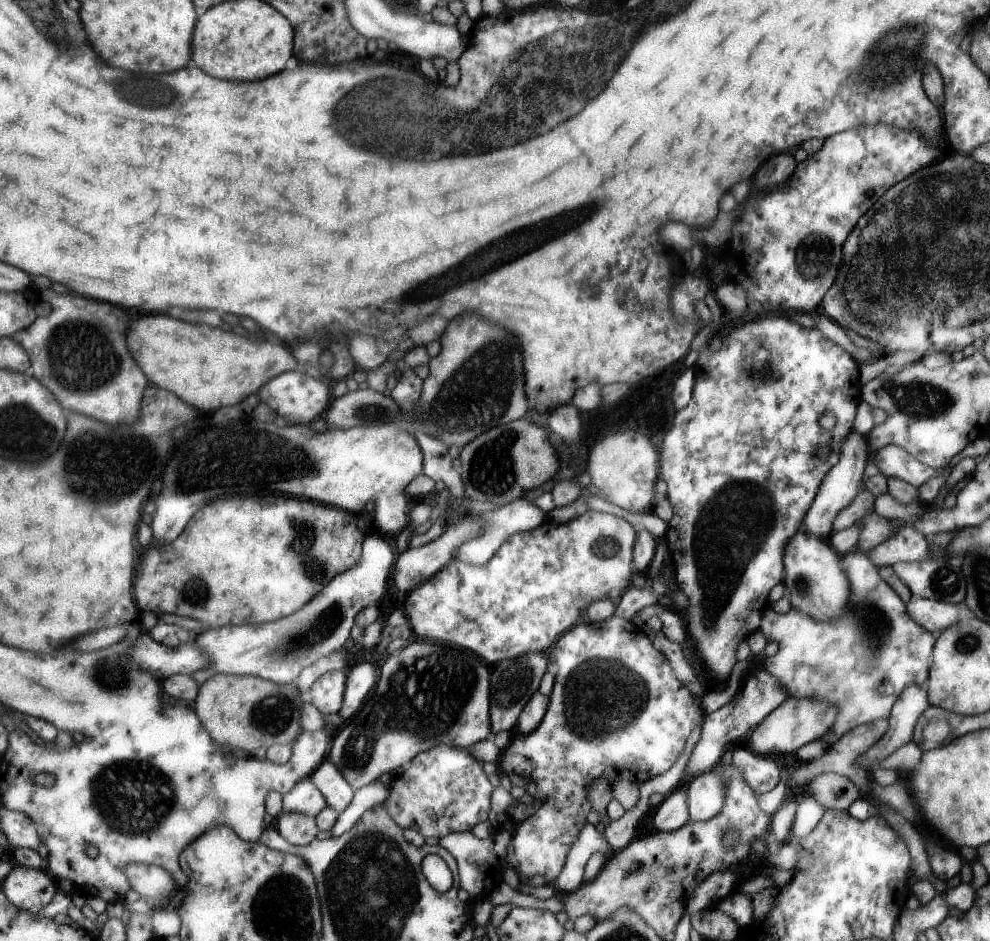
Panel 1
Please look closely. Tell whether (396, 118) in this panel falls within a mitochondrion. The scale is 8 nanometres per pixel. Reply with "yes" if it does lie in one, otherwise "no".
yes

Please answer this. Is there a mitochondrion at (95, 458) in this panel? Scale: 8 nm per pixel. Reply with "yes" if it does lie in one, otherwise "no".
no

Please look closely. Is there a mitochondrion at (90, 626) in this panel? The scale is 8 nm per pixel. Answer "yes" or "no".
no

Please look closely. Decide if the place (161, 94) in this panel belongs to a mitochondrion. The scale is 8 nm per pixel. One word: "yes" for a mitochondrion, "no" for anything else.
yes

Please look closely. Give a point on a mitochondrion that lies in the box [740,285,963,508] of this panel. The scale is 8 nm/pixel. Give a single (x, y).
(920, 399)

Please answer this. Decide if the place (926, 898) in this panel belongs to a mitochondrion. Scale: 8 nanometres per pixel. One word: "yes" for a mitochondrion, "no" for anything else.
no

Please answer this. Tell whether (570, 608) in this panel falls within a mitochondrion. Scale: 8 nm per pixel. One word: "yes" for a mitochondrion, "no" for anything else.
no

